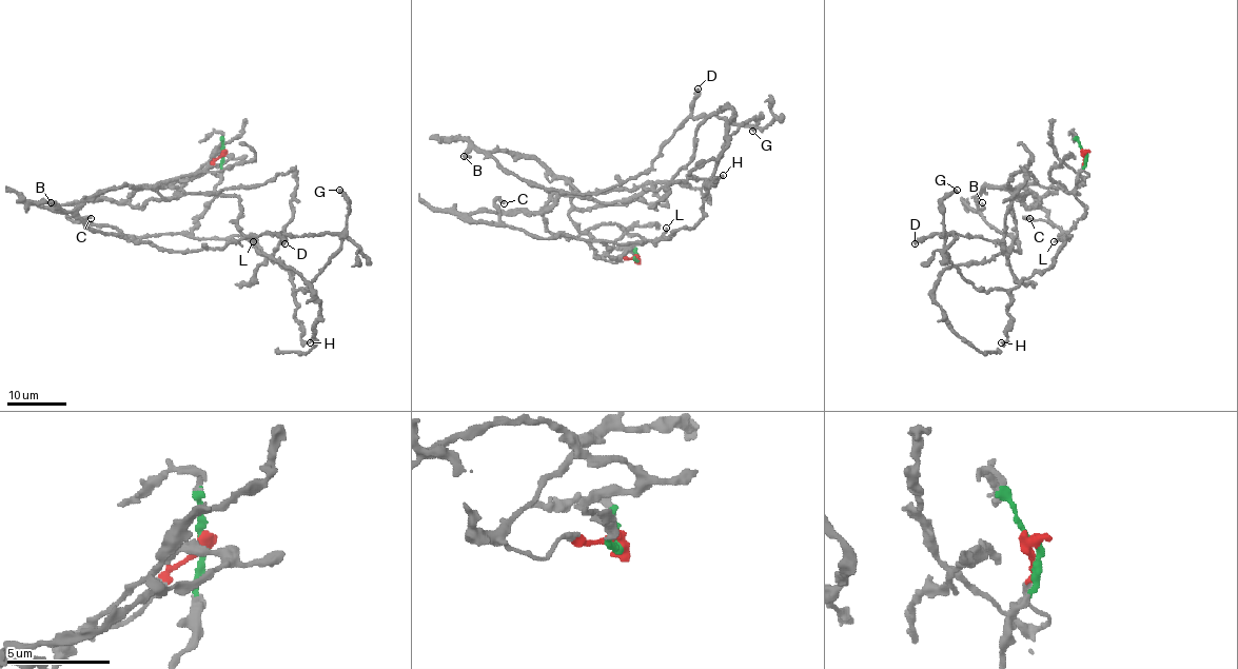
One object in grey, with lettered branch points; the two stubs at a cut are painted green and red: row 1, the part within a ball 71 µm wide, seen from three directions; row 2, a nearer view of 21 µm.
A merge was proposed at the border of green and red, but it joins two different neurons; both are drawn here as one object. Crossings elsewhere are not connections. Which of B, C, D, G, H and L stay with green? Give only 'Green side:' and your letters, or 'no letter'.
Green side: C, G, H, L

